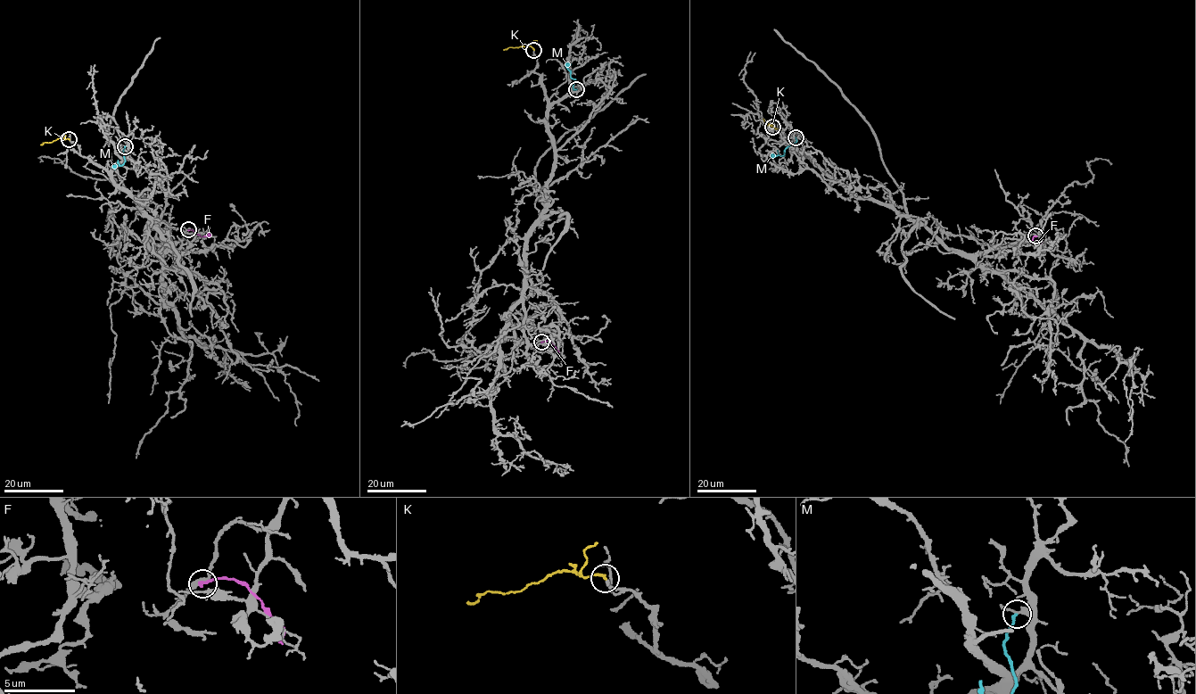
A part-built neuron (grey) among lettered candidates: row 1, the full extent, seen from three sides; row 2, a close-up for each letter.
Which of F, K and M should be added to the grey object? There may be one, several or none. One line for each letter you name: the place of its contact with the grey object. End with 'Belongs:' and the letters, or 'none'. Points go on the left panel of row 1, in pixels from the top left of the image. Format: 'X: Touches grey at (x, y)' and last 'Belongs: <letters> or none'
Belongs: none

